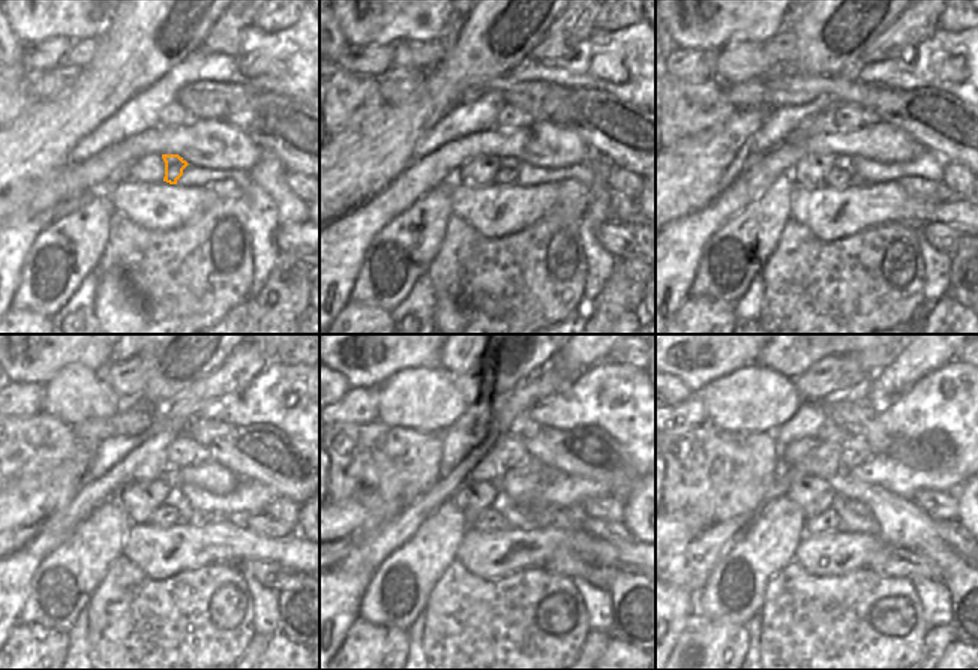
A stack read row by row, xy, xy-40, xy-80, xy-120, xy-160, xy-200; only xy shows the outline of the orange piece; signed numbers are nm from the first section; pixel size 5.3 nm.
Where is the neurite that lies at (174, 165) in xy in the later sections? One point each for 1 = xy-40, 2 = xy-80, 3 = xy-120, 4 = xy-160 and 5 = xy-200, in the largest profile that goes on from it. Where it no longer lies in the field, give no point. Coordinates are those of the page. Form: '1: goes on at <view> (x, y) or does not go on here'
1: goes on at xy-40 (507, 173)
2: goes on at xy-80 (842, 174)
3: goes on at xy-120 (174, 508)
4: goes on at xy-160 (492, 520)
5: goes on at xy-200 (828, 520)

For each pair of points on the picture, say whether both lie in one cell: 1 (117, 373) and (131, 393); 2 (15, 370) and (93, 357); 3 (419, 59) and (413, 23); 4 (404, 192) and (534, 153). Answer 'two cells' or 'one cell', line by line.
1: one cell
2: one cell
3: two cells
4: one cell

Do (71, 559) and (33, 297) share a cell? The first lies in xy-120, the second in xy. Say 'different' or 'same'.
same

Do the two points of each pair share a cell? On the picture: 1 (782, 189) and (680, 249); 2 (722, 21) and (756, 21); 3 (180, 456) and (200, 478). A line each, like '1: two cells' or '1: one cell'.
1: two cells
2: one cell
3: two cells

